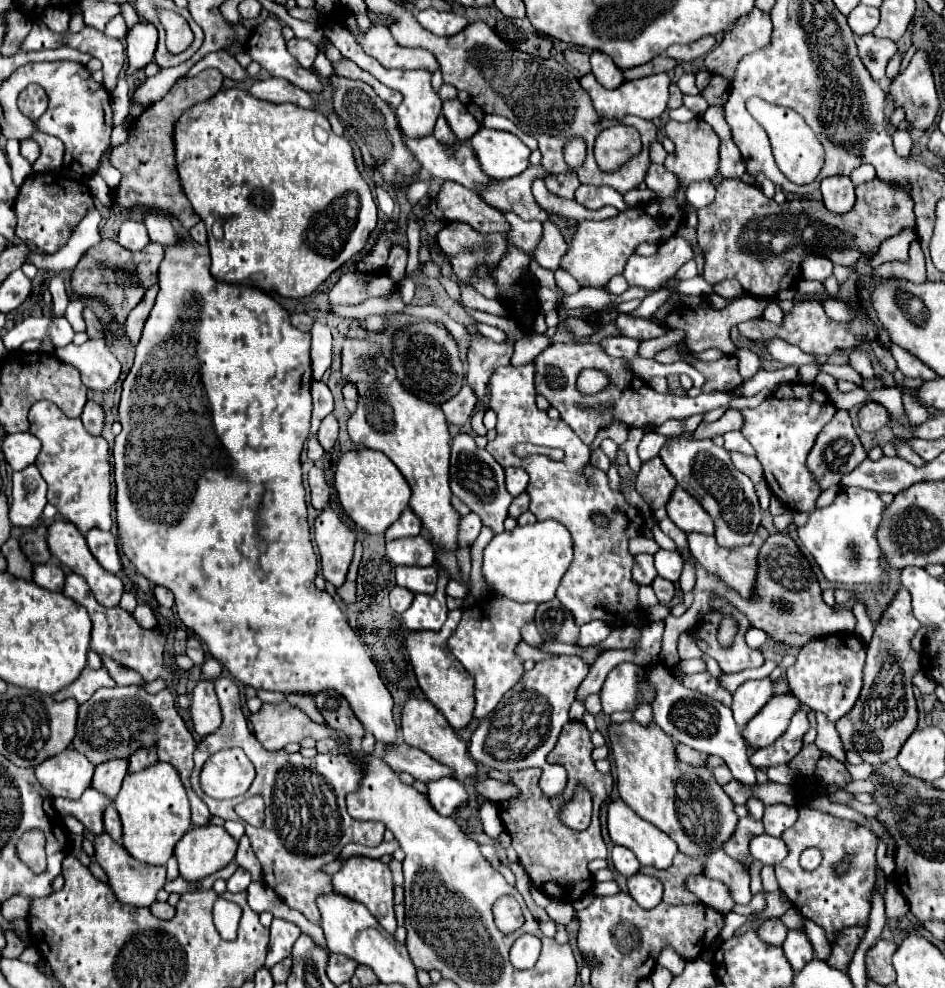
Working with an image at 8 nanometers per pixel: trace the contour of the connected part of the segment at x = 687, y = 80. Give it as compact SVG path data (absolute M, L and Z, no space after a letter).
M684 73L684 75L678 79L678 87L682 89L682 93L700 93L698 87L696 87L694 73Z

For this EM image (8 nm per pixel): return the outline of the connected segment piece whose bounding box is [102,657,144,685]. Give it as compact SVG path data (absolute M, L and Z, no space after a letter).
M102 657L104 667L108 669L110 677L116 681L116 685L142 685L142 677L138 673L134 673L134 669L128 669L124 665L118 665L114 659L110 657Z

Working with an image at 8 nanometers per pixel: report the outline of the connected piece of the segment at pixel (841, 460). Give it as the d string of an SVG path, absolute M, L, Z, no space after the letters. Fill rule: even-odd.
M838 409L834 419L820 431L810 455L808 455L808 469L814 473L820 489L828 489L832 485L838 485L840 479L850 473L854 467L858 467L862 461L866 459L866 451L854 431L852 419L848 415L848 411Z

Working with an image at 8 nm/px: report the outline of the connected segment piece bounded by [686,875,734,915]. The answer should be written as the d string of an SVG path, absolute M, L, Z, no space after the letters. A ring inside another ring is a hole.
M696 875L696 877L690 877L686 881L686 887L698 895L698 899L704 903L704 905L710 905L712 909L718 909L722 915L730 913L732 907L734 907L734 901L728 893L728 887L720 881L712 881L708 879L706 875Z

